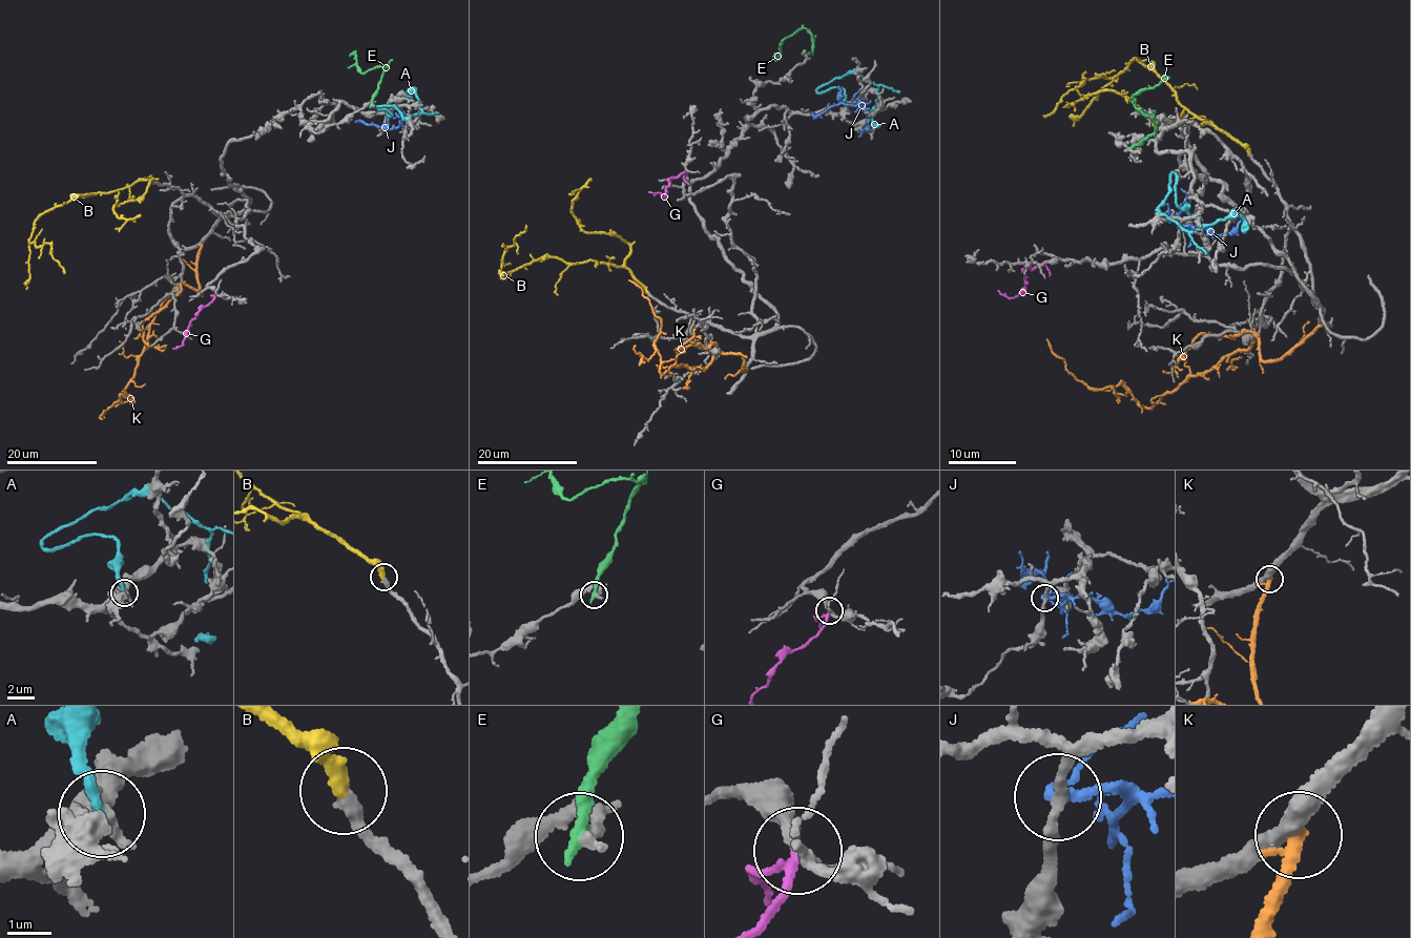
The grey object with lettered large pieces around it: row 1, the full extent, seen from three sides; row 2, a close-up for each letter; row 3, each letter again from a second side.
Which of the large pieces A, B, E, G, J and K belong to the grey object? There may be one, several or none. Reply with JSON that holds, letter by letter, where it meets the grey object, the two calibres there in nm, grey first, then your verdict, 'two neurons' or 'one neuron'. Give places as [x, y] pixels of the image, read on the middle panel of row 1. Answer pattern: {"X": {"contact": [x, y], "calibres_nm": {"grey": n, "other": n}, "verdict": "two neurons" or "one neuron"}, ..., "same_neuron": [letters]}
{"A": {"contact": [847, 108], "calibres_nm": {"grey": 440, "other": 280}, "verdict": "two neurons"}, "B": {"contact": [647, 293], "calibres_nm": {"grey": 340, "other": 360}, "verdict": "one neuron"}, "E": {"contact": [803, 54], "calibres_nm": {"grey": 300, "other": 320}, "verdict": "two neurons"}, "G": {"contact": [687, 173], "calibres_nm": {"grey": 220, "other": 180}, "verdict": "two neurons"}, "J": {"contact": [862, 89], "calibres_nm": {"grey": 220, "other": 190}, "verdict": "two neurons"}, "K": {"contact": [747, 370], "calibres_nm": {"grey": 360, "other": 320}, "verdict": "two neurons"}, "same_neuron": ["B"]}

